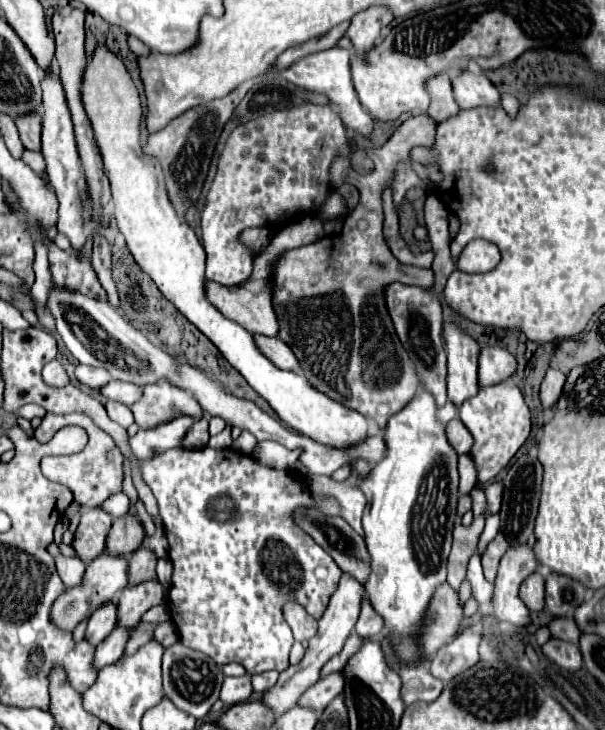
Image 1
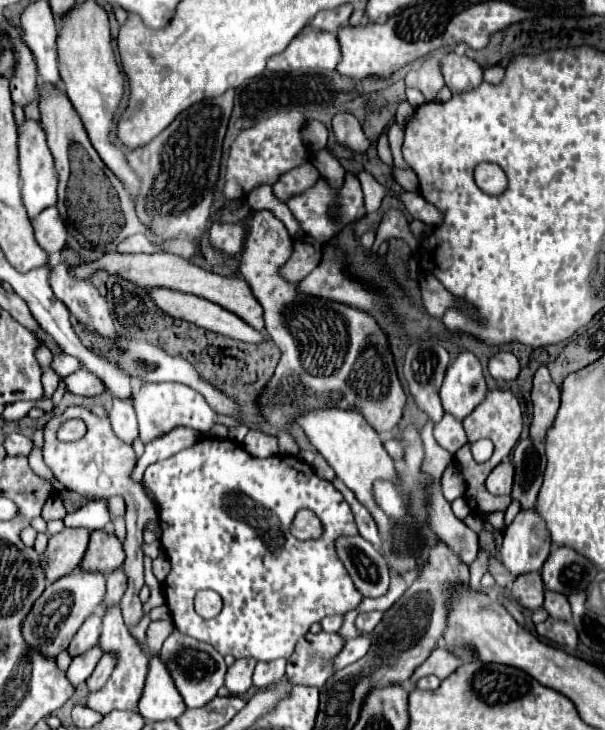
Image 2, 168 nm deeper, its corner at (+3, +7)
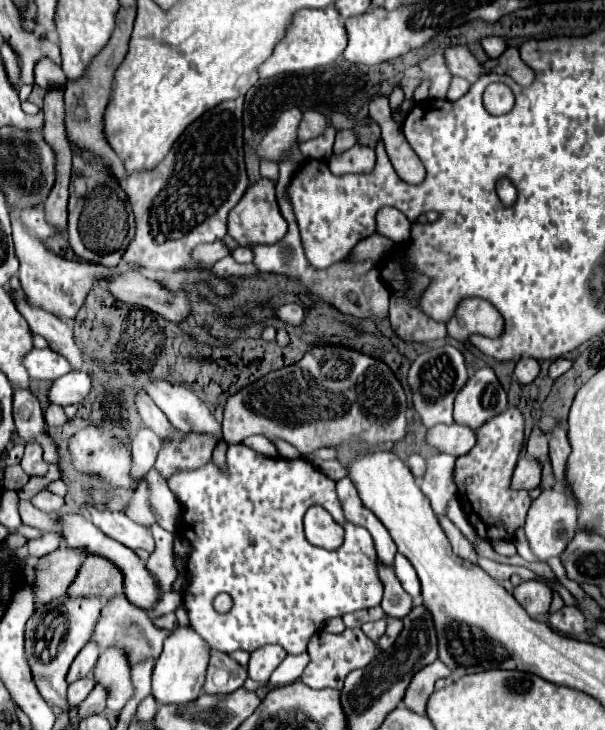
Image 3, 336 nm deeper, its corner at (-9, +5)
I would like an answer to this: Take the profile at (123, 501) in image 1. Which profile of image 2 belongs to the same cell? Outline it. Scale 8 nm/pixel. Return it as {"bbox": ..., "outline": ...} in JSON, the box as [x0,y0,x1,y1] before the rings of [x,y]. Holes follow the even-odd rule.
{"bbox":[64,500,112,530],"outline":[[[90,500],[78,512],[68,514],[64,518],[64,524],[68,528],[84,526],[88,530],[96,530],[96,528],[104,528],[110,520],[112,520],[112,516],[110,516],[110,510],[108,510],[106,500]]]}

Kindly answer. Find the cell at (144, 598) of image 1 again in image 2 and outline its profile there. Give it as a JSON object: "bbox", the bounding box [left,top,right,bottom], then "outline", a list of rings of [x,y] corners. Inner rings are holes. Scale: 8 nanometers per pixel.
{"bbox":[86,606,152,714],"outline":[[[110,606],[104,610],[104,626],[102,626],[102,636],[100,636],[100,642],[102,642],[102,648],[104,652],[116,652],[118,656],[118,664],[116,664],[116,670],[112,672],[110,680],[96,692],[90,692],[88,698],[86,698],[86,706],[100,712],[100,714],[108,714],[112,710],[128,710],[128,712],[134,712],[136,706],[138,706],[138,700],[142,696],[142,690],[144,690],[144,682],[146,682],[146,676],[148,676],[148,666],[150,666],[150,658],[152,654],[124,628],[124,620],[122,620],[122,610],[120,606]]]}

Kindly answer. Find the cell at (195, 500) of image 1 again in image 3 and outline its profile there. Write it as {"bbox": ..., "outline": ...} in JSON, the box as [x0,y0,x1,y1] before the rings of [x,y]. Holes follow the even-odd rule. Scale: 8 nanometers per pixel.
{"bbox":[168,444,384,654],"outline":[[[244,444],[228,446],[226,456],[228,474],[222,474],[210,462],[200,470],[176,474],[168,480],[170,490],[184,508],[180,536],[192,544],[192,554],[188,558],[192,580],[186,588],[184,604],[188,608],[192,628],[206,642],[210,642],[212,648],[222,652],[254,652],[266,644],[278,644],[288,654],[302,654],[306,652],[308,640],[320,632],[330,618],[380,604],[384,586],[378,576],[378,558],[372,536],[362,526],[344,522],[344,512],[336,496],[334,480],[324,476],[304,458],[274,460]],[[314,504],[330,510],[332,518],[346,526],[346,540],[334,552],[312,546],[304,536],[302,518]],[[220,592],[228,592],[234,602],[226,614],[216,612],[212,606]]]}

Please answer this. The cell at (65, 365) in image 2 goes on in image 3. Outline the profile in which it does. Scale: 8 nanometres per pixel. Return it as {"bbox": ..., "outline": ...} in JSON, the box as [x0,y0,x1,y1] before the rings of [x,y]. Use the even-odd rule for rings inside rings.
{"bbox":[22,348,72,382],"outline":[[[32,348],[22,358],[22,364],[32,380],[50,380],[52,382],[72,370],[68,366],[68,360],[64,360],[60,354],[52,352],[50,348],[44,348],[44,350]]]}

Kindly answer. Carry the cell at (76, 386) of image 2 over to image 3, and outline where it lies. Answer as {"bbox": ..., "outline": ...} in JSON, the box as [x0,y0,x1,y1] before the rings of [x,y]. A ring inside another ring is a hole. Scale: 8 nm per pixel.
{"bbox":[48,372,90,406],"outline":[[[70,372],[56,378],[48,390],[48,402],[56,406],[78,404],[86,398],[90,390],[90,376],[86,372]]]}

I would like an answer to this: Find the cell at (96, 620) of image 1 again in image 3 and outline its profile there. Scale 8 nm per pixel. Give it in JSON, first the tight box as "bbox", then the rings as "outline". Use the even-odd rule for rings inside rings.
{"bbox":[68,642,100,684],"outline":[[[88,642],[84,646],[84,650],[74,658],[74,662],[72,662],[70,670],[68,670],[68,684],[88,676],[94,670],[94,666],[96,666],[98,656],[100,656],[100,648],[94,642]]]}

